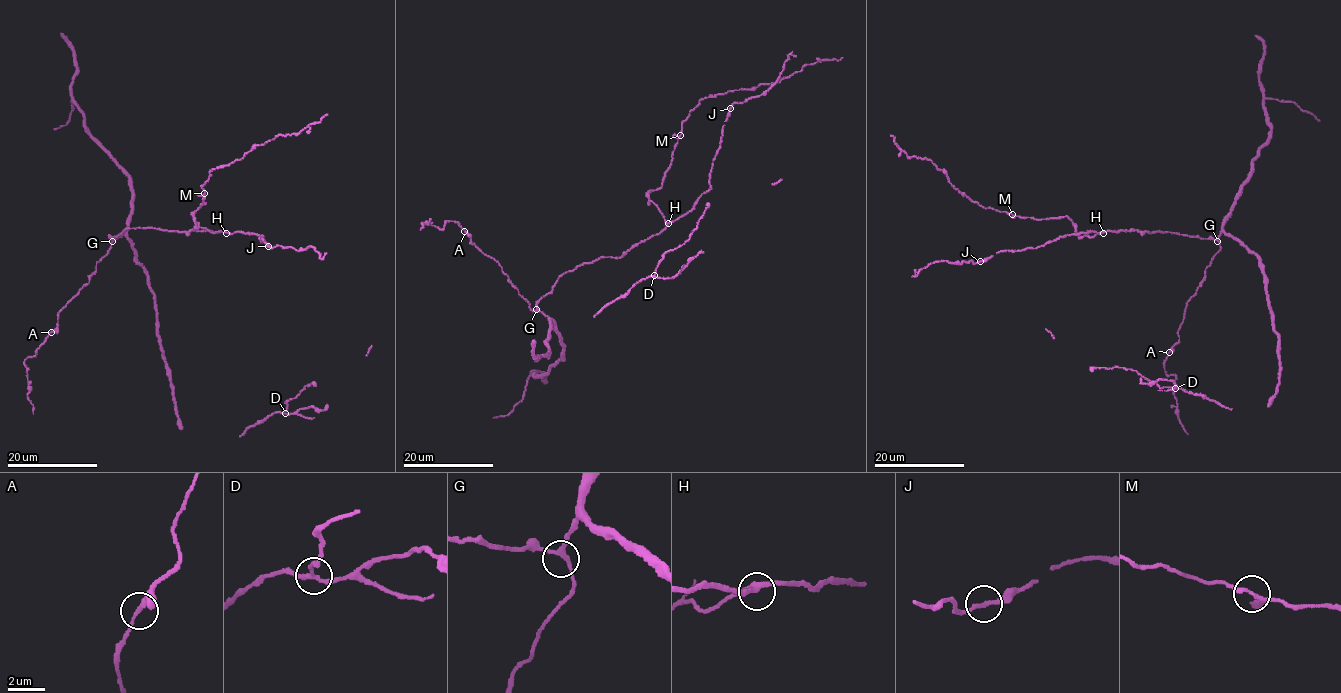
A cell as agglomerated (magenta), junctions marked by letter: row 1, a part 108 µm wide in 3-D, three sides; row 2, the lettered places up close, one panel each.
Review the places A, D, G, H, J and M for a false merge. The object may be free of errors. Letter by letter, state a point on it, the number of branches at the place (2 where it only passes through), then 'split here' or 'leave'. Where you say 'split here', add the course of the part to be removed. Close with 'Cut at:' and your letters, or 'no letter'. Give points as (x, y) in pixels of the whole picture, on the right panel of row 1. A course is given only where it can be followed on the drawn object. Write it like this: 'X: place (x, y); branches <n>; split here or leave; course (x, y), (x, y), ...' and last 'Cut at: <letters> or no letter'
A: place (1169, 352); branches 2; leave
D: place (1175, 388); branches 3; leave
G: place (1217, 241); branches 3; leave
H: place (1103, 233); branches 3; leave
J: place (980, 261); branches 2; leave
M: place (1012, 214); branches 3; leave
Cut at: no letter

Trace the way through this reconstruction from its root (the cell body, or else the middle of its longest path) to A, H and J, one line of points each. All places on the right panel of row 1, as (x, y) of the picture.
A: (1228, 236), (1221, 232), (1218, 252), (1205, 269), (1203, 281), (1187, 303), (1178, 331), (1179, 340), (1169, 352)
H: (1228, 236), (1223, 232), (1212, 239), (1158, 230), (1107, 230), (1103, 233)
J: (1228, 236), (1223, 232), (1212, 239), (1158, 230), (1090, 231), (1061, 236), (1035, 248), (1002, 250), (980, 261)

